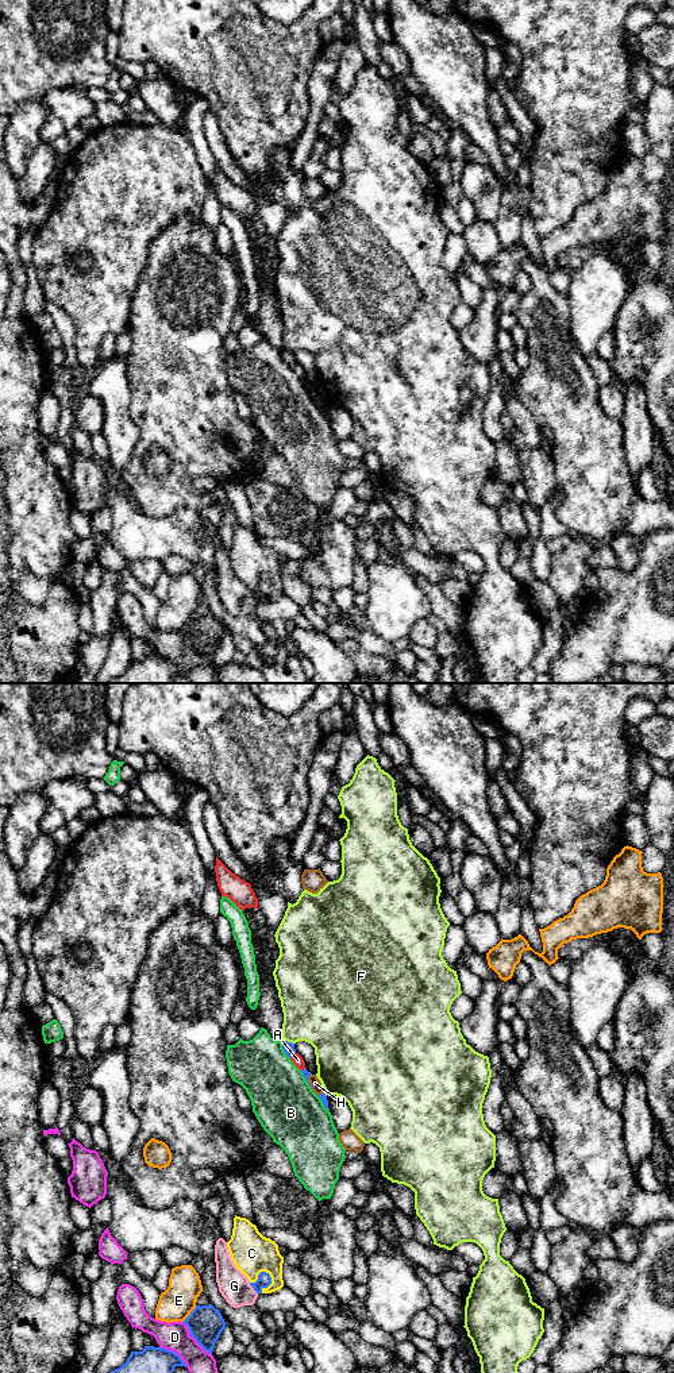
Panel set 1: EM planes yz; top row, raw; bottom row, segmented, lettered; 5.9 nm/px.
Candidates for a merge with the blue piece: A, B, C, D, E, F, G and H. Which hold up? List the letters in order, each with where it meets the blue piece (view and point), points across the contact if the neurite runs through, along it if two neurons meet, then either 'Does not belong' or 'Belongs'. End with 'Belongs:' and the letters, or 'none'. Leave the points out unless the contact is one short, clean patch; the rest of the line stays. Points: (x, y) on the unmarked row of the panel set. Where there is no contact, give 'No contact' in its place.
A: Touches blue at yz (292, 363). Boundary: yz (295, 361), (289, 366). Does not belong
B: Touches blue at yz (284, 359). Does not belong
C: Touches blue at yz (260, 582). Does not belong
D: Touches blue at yz (195, 647). Does not belong
E: Touches blue at yz (191, 623). Does not belong
F: Touches blue at yz (289, 351). Does not belong
G: Touches blue at yz (253, 596). Does not belong
H: Touches blue at yz (307, 389). Boundary: yz (309, 382), (308, 392), (312, 396). Does not belong
Belongs: none

